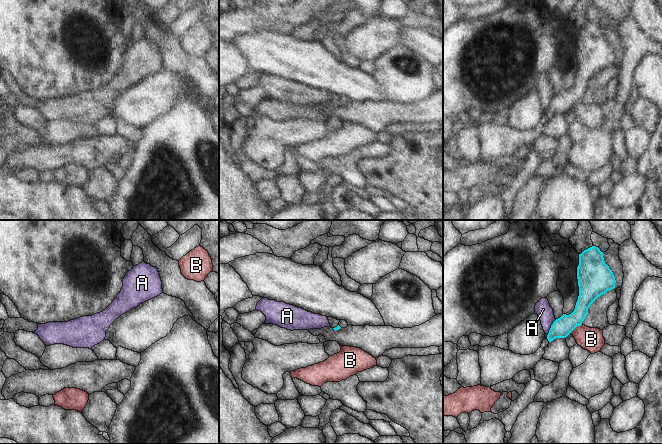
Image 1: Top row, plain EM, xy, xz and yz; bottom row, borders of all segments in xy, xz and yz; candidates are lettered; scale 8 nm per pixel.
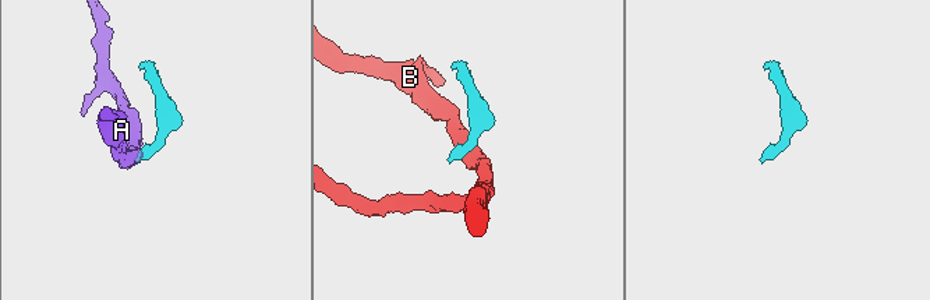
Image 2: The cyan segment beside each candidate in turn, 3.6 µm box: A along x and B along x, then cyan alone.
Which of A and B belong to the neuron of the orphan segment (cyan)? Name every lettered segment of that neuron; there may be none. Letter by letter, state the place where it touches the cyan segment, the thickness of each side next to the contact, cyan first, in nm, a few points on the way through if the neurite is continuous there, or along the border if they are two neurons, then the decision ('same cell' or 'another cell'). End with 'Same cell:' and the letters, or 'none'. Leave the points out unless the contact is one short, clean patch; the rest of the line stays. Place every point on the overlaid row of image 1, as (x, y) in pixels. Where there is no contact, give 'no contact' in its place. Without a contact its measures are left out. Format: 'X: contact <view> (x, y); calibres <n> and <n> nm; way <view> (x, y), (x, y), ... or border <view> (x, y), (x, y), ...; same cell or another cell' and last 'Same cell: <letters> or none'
A: contact yz (551, 326); calibres 160 and 130 nm; border yz (556, 319), (547, 333); another cell
B: contact yz (575, 327); calibres 160 and 190 nm; border yz (581, 323), (570, 332); another cell
Same cell: none

